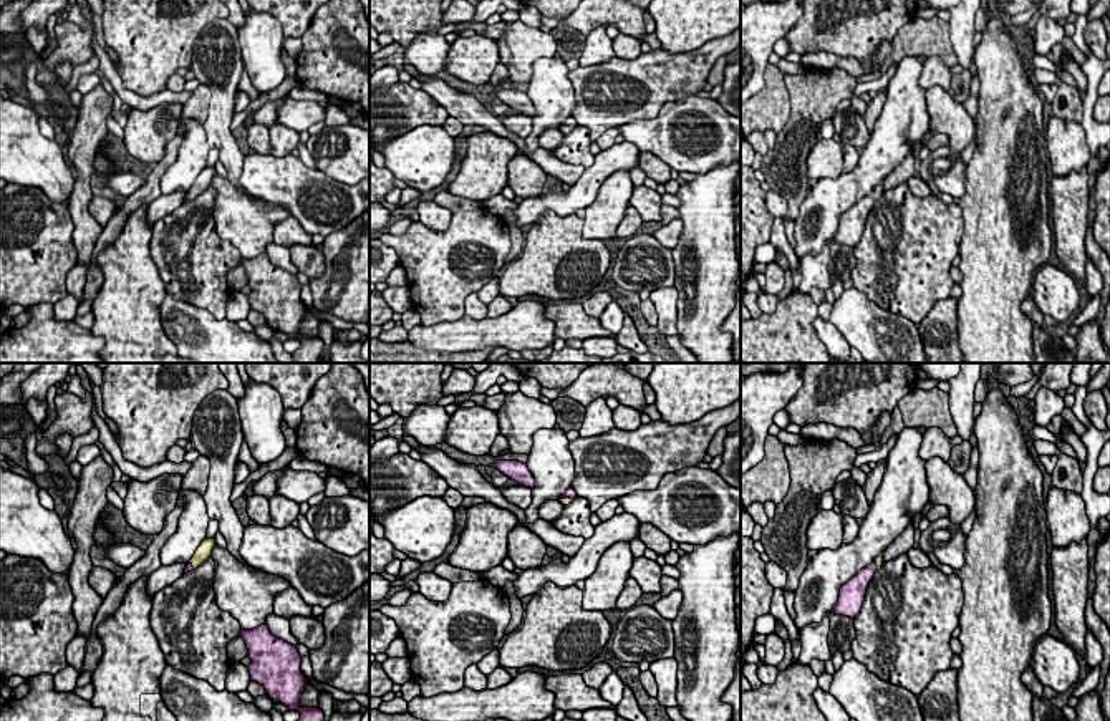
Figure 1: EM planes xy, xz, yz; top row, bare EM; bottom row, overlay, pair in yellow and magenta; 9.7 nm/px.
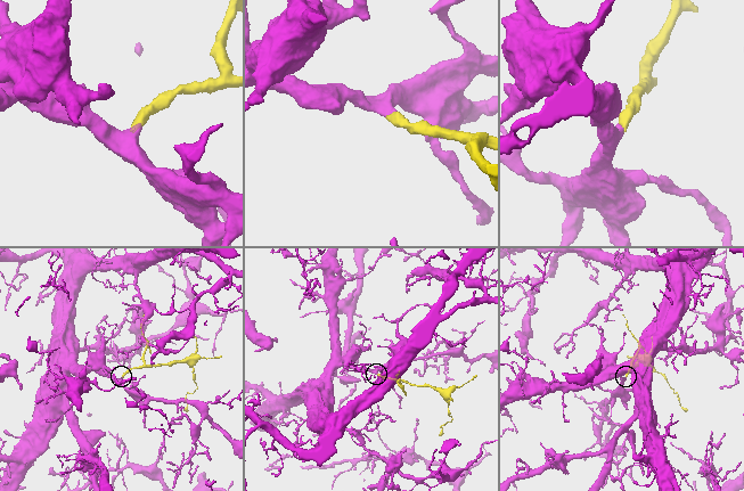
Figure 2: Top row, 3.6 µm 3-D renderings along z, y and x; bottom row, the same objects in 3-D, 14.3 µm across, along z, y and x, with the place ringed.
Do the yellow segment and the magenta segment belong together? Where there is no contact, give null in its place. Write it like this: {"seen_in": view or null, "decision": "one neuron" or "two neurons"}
{"seen_in": "xz", "decision": "one neuron"}

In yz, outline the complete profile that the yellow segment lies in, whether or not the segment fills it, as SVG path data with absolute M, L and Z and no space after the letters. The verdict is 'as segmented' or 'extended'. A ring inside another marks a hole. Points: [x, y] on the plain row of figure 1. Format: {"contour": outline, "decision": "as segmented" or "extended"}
{"contour": "M880 182L870 194L861 197L852 206L838 222L838 230L830 242L857 247L861 239L866 215L873 207L875 201L883 194L883 182Z", "decision": "extended"}

